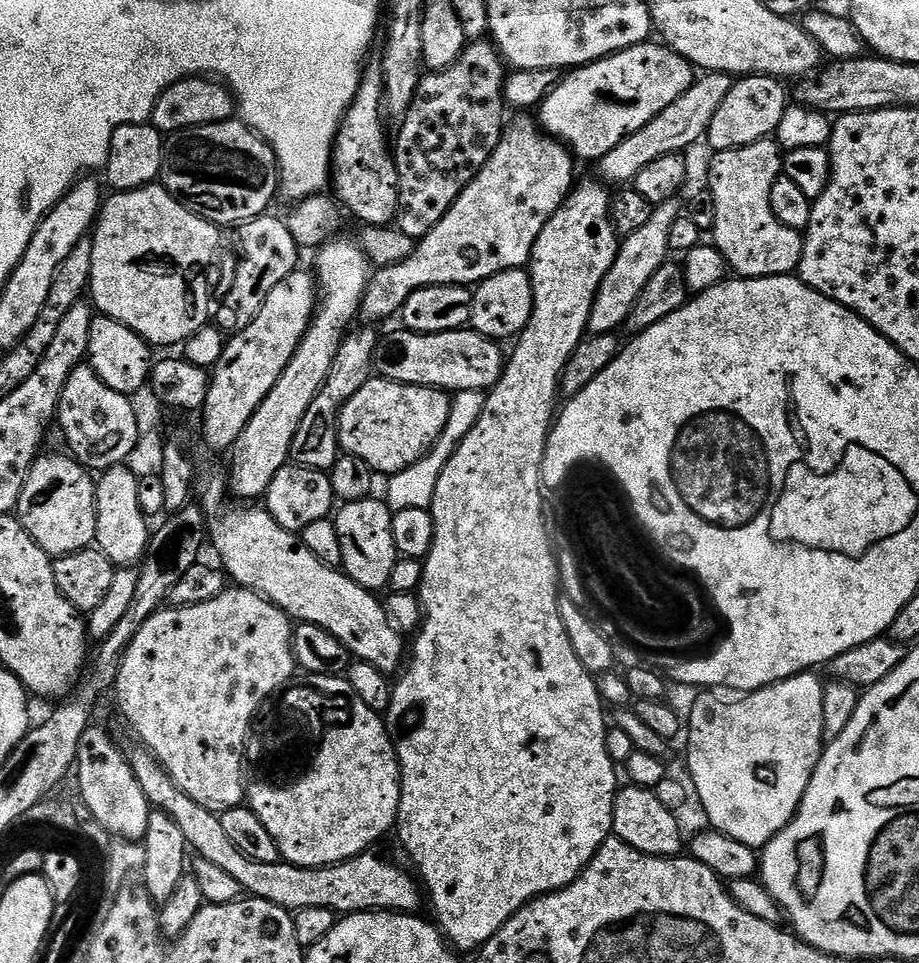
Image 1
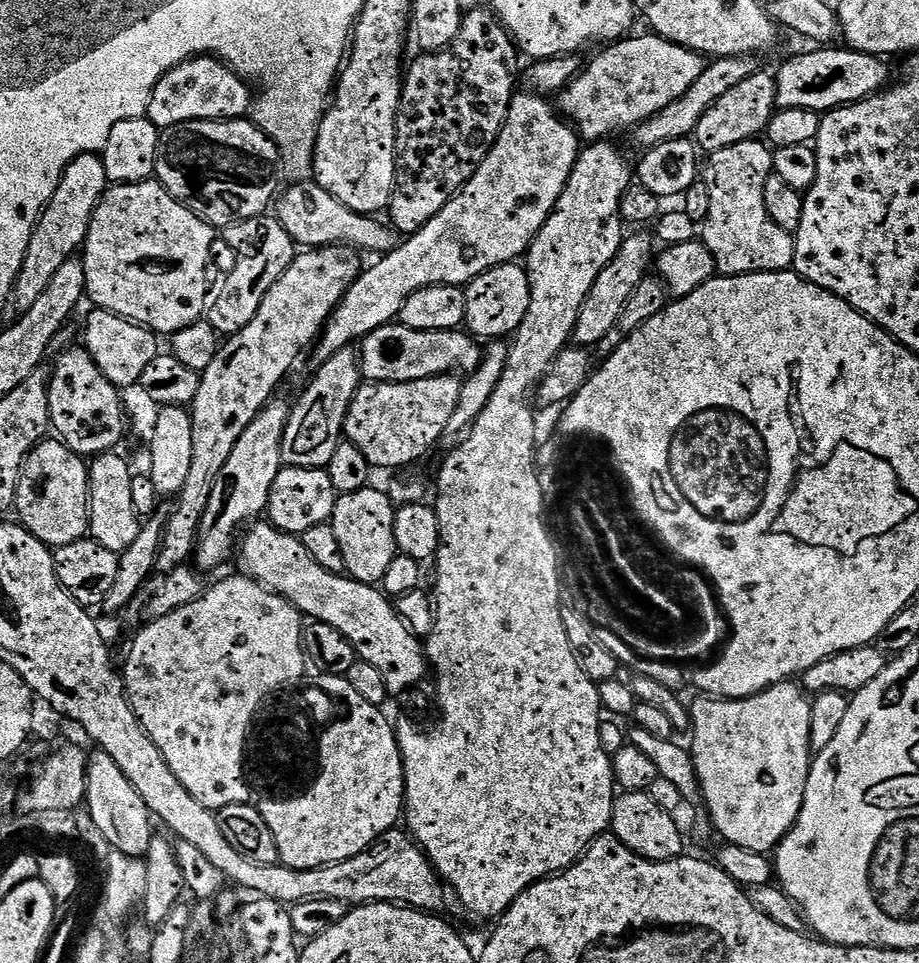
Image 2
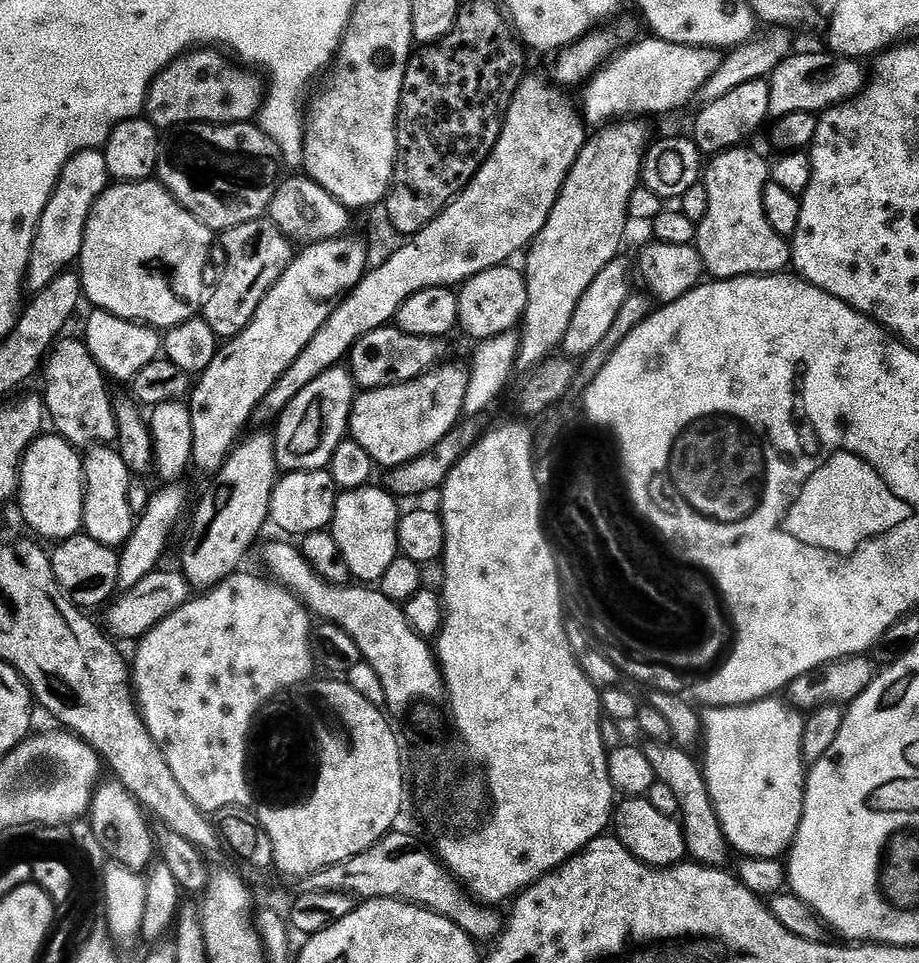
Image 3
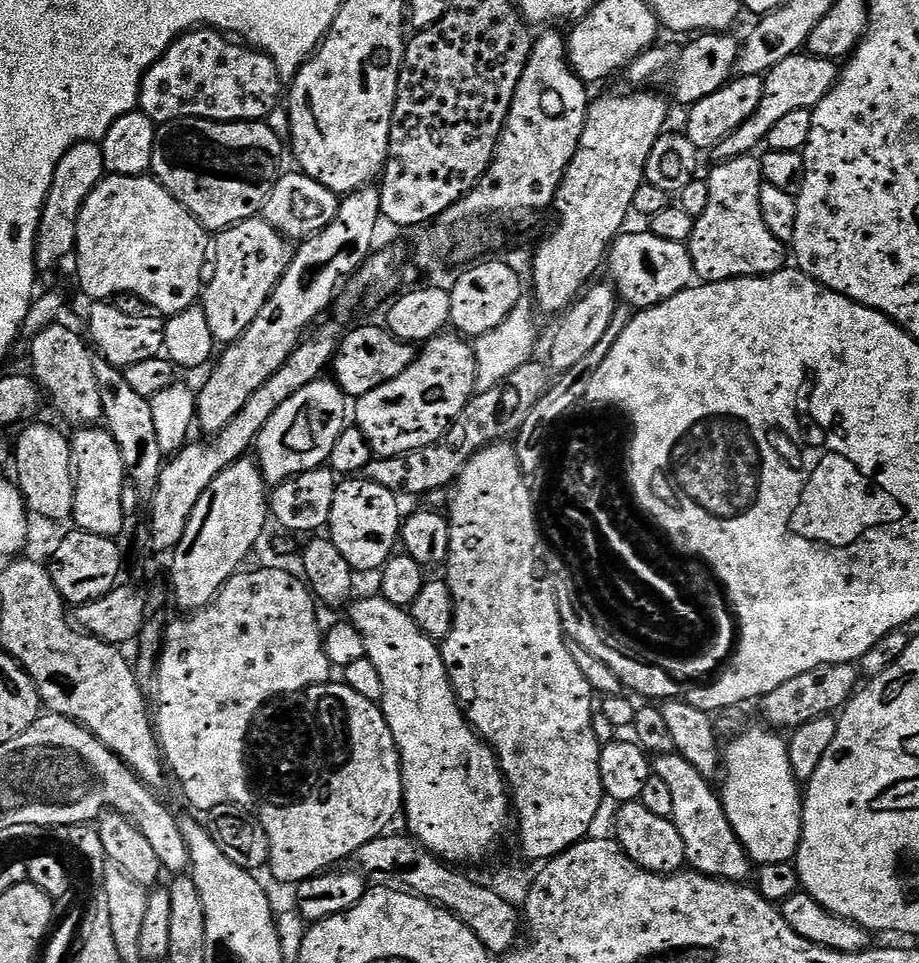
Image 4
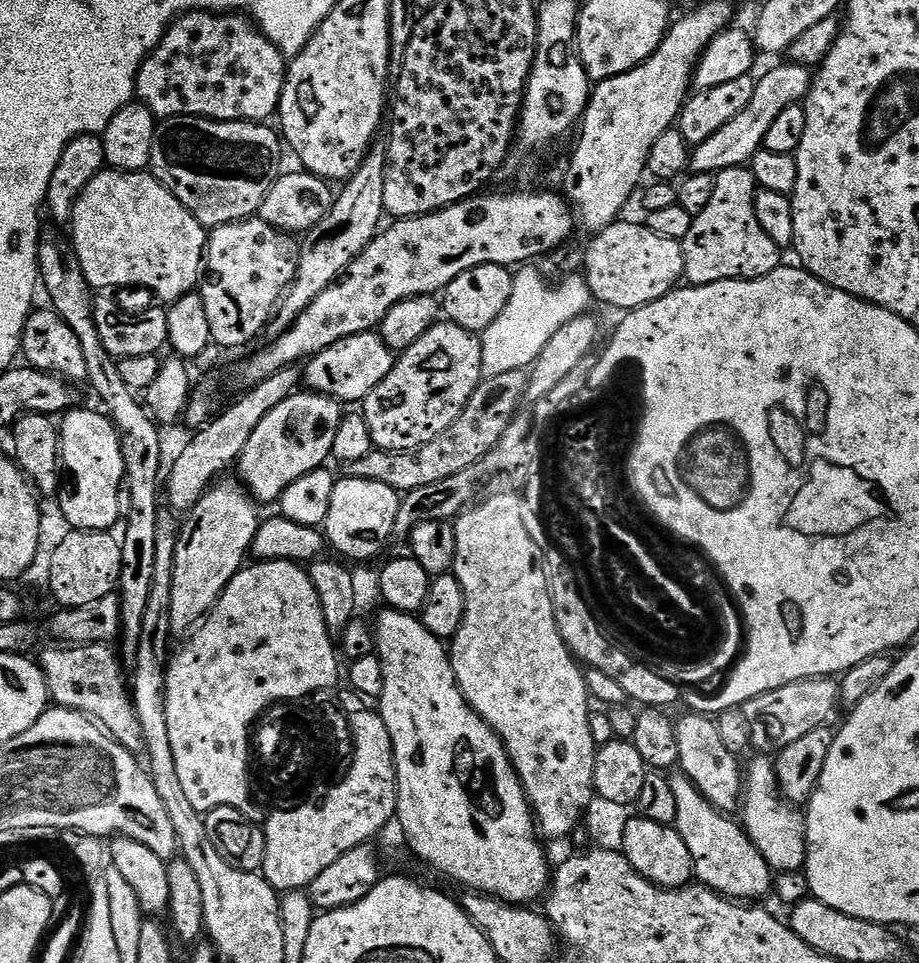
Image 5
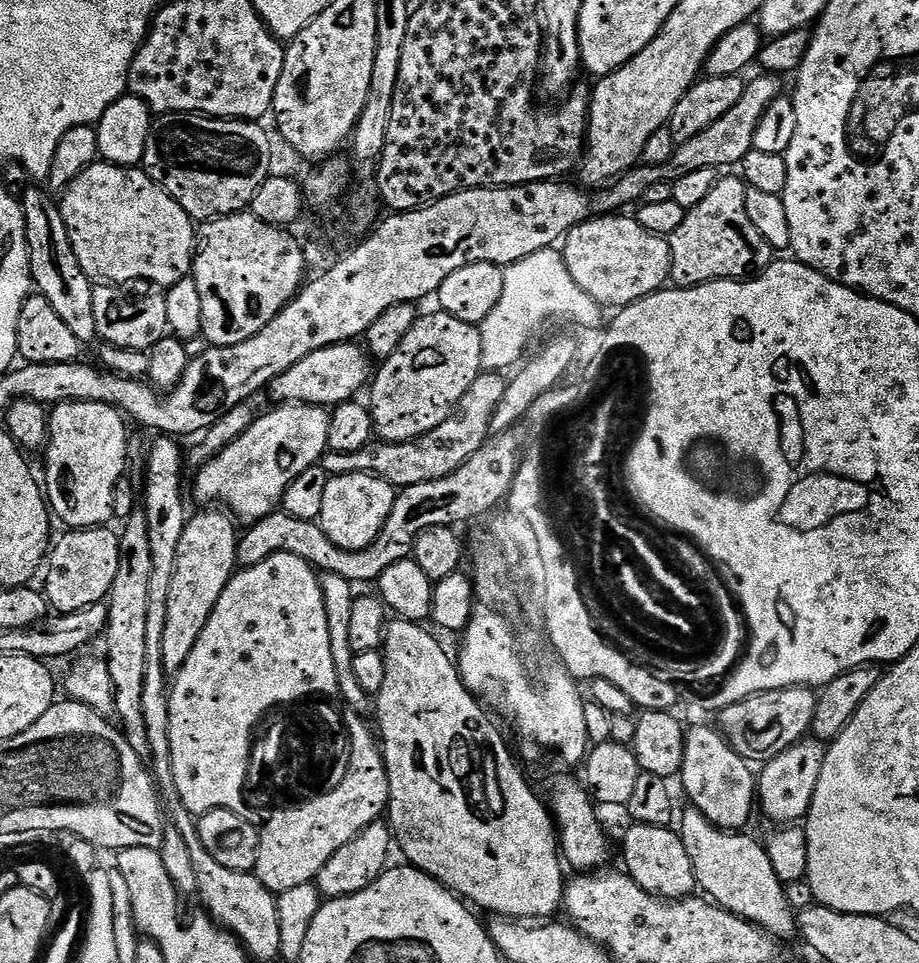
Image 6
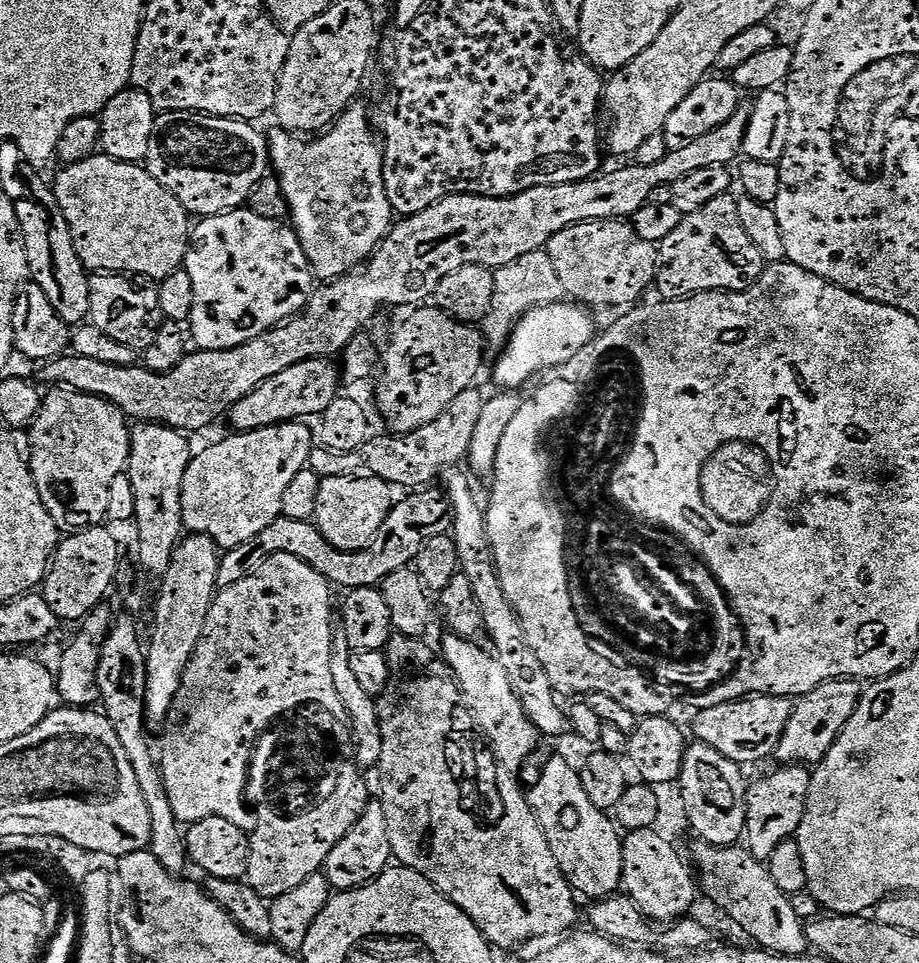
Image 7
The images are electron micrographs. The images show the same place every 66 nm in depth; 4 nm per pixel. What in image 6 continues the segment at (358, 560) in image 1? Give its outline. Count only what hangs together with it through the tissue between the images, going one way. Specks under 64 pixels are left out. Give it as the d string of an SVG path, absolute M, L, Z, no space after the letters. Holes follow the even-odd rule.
M346 474L331 477L322 497L322 510L318 521L326 538L343 551L360 552L378 538L391 516L391 508L398 495L397 489L377 476Z

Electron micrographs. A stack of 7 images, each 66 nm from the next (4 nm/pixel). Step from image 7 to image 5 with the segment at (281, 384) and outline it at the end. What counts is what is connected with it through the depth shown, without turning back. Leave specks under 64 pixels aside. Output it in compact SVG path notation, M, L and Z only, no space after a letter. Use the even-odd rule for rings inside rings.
M379 331L363 332L342 338L334 342L334 346L311 357L303 365L302 380L305 385L309 384L307 387L313 393L328 396L344 406L359 405L367 396L375 393L386 374L390 374L397 359L397 353L386 344Z

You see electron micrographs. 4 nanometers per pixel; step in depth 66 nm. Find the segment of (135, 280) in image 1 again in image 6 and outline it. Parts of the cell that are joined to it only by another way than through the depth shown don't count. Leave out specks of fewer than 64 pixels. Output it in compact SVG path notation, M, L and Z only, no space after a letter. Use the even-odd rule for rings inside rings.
M107 162L91 164L64 189L59 206L74 254L93 282L109 280L112 284L128 284L131 280L149 280L168 290L192 271L194 253L198 248L194 221L168 191L148 177L143 167Z

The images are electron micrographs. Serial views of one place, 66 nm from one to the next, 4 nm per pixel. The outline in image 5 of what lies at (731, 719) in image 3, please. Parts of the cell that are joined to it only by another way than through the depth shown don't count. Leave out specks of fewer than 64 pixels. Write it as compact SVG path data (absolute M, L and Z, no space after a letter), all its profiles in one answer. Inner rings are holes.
M760 754L747 766L742 785L742 827L758 846L762 858L772 867L773 873L799 872L808 862L808 825L799 807L788 803L780 794L776 781L775 763L767 755Z

